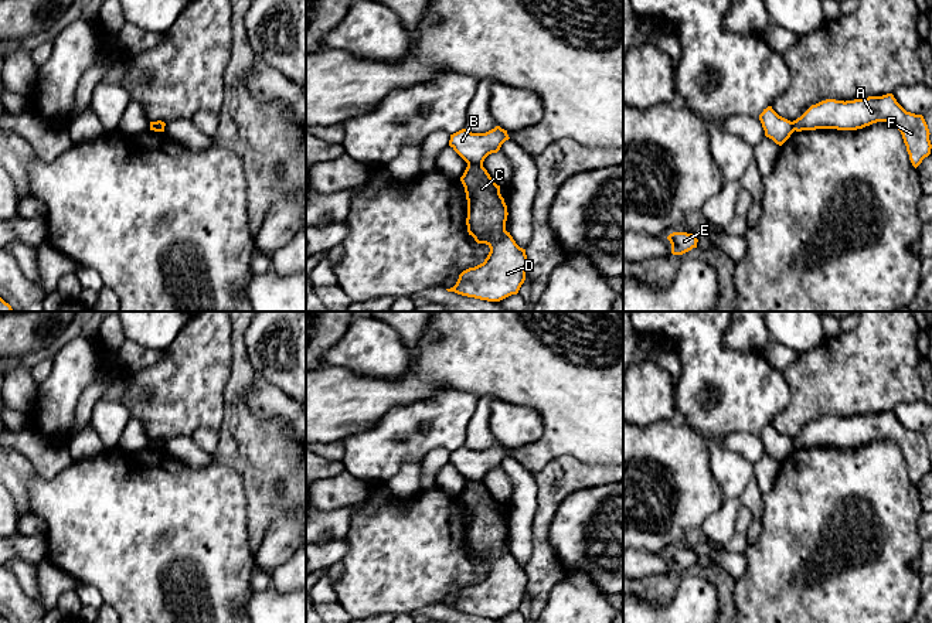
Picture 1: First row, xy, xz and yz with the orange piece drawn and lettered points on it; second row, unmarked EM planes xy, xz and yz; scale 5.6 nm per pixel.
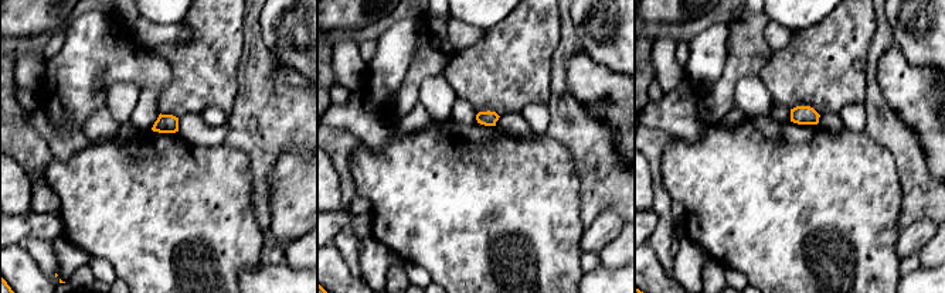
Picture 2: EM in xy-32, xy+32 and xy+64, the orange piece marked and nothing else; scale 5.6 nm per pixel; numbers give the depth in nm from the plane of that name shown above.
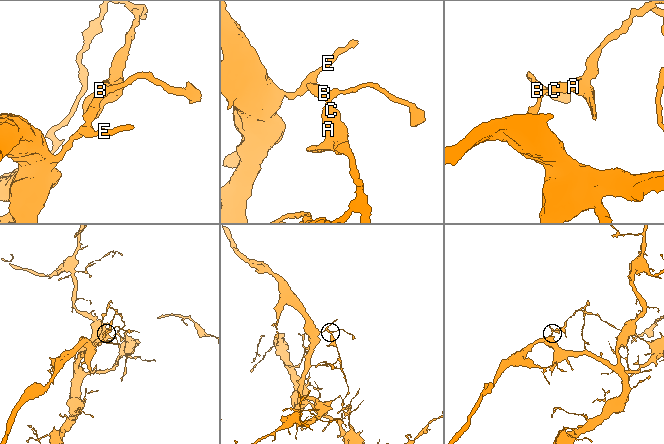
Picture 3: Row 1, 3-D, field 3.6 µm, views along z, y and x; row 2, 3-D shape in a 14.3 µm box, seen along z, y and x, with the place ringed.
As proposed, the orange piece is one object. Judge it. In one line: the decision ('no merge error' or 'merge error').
merge error

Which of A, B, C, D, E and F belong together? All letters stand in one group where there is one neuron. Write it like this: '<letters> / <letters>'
A C D F / B E

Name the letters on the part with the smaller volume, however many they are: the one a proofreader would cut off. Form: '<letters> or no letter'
A, C, D, F

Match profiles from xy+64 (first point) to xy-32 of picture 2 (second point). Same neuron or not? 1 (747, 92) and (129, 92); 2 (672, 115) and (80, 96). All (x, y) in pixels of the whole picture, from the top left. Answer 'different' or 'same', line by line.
1: same
2: different

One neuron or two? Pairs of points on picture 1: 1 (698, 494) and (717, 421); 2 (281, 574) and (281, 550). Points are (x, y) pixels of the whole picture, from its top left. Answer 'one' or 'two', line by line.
1: two
2: two

